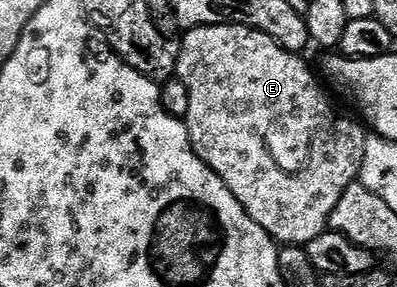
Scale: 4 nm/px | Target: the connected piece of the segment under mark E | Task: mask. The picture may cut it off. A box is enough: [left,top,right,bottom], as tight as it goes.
[175,23,367,247]

